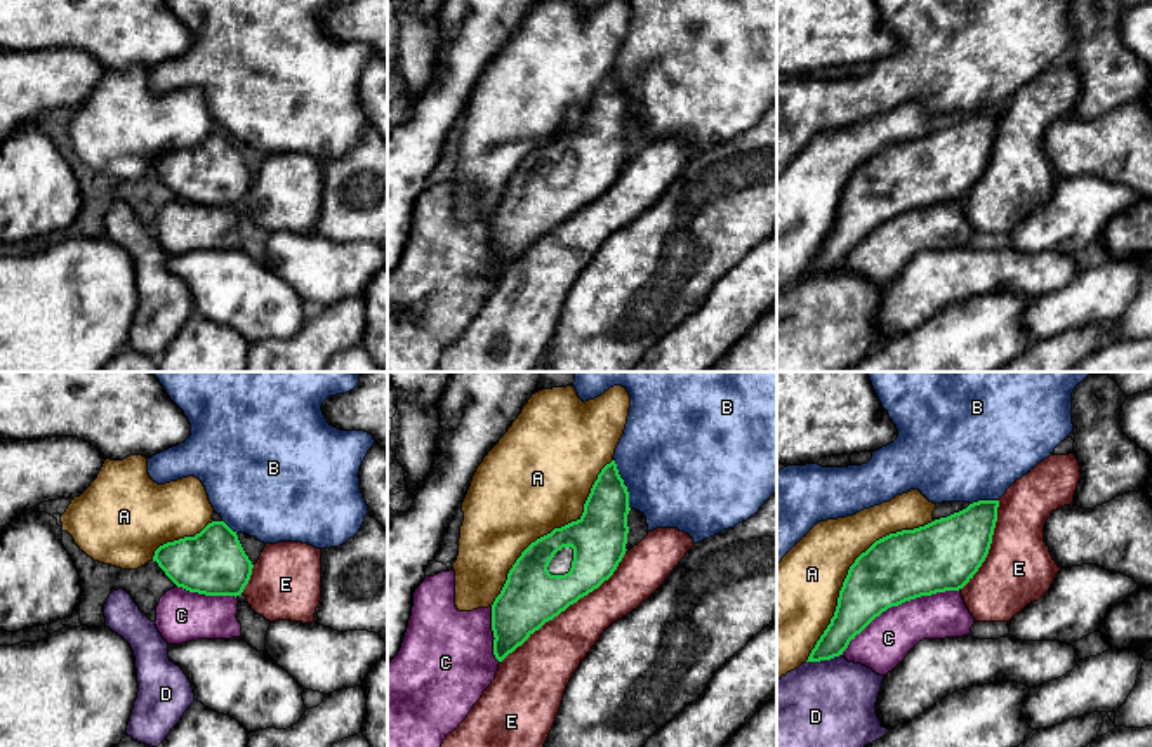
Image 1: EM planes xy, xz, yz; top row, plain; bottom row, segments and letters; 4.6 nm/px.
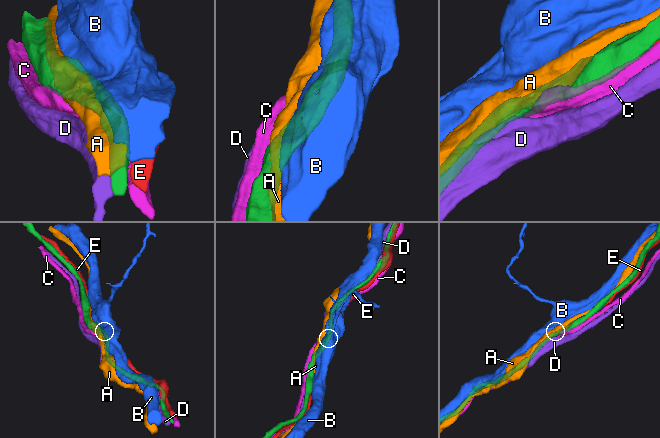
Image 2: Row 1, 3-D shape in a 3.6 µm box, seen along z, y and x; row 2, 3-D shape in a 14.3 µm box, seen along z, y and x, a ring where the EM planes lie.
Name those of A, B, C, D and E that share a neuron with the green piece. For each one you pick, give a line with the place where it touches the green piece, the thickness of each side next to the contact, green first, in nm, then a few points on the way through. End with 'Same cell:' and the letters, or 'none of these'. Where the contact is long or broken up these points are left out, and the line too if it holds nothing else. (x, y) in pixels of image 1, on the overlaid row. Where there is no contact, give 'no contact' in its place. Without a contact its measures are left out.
Same cell: none of these

